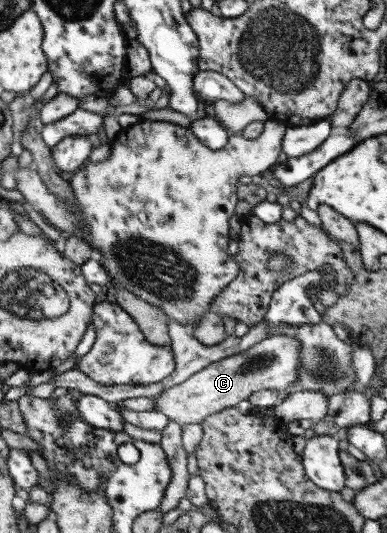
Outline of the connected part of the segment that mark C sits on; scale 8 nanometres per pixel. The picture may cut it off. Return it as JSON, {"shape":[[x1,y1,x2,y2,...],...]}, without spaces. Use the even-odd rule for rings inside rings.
{"shape":[[270,334,266,338,258,341,254,345,247,347,244,351,224,357,219,361,212,362,211,365,204,367,201,371,194,373,182,383,174,385,165,391,162,391,155,399,155,410,166,415,169,421,174,421,182,426,188,423,201,424,201,422,212,415,218,413,222,409,236,407,238,402,247,400,247,398,259,390,283,391,288,387,294,386,295,381,299,377,301,369,300,356,300,341,292,336,284,334]]}

